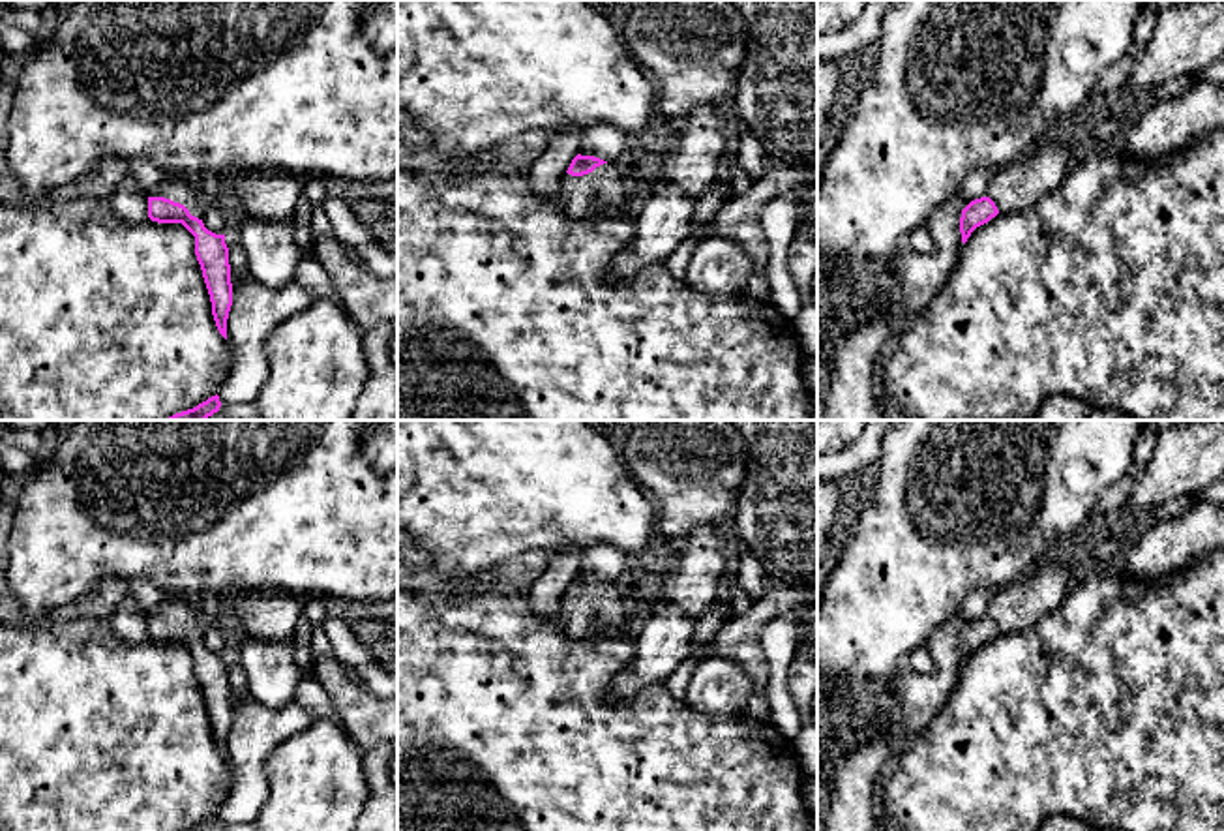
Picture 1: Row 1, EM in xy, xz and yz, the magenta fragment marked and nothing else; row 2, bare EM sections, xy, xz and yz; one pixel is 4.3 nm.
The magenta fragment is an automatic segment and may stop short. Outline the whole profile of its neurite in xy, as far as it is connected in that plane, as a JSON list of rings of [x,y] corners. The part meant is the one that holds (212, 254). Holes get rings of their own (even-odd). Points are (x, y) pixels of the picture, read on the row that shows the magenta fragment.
[[[167,174],[157,191],[148,193],[148,218],[157,223],[182,223],[195,236],[195,255],[212,302],[219,334],[227,340],[227,319],[232,306],[229,248],[225,234],[202,223],[202,195],[195,180]]]

